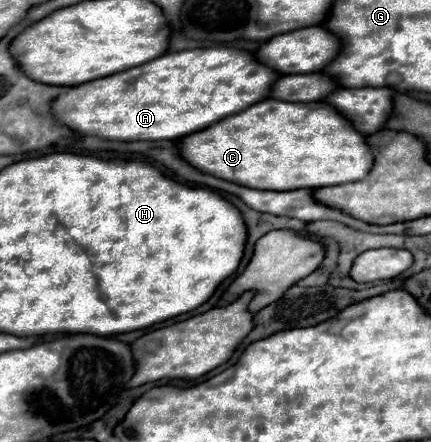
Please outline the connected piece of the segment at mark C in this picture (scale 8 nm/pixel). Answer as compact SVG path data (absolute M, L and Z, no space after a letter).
M264 99L196 135L186 135L176 143L178 153L200 173L242 185L268 191L292 191L292 189L318 189L362 179L372 169L372 151L364 143L364 135L356 135L332 107L326 103L284 103L276 99Z

